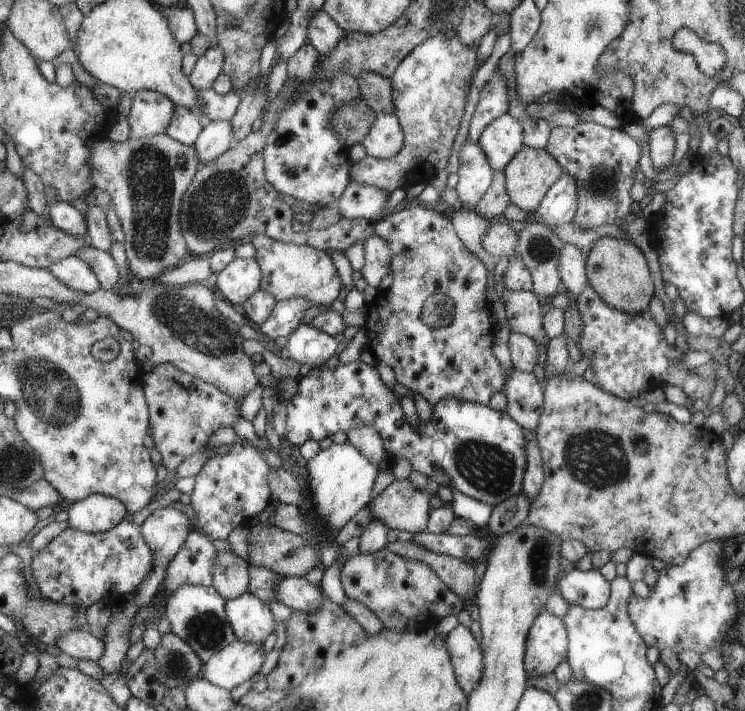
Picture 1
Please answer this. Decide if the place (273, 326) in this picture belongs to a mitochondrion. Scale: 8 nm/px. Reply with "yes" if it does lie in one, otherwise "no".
no

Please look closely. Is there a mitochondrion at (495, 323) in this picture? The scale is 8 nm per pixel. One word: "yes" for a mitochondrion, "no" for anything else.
no

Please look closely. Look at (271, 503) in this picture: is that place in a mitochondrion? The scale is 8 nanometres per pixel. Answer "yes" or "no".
no

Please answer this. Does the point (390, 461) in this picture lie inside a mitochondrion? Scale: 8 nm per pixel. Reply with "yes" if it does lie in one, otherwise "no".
no

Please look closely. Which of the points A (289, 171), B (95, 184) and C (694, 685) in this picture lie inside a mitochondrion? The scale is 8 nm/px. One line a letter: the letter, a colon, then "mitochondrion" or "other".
A: mitochondrion
B: other
C: other

